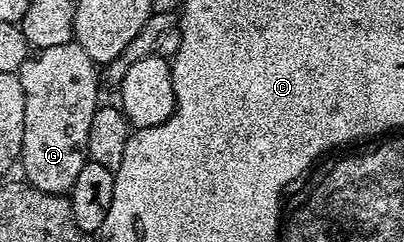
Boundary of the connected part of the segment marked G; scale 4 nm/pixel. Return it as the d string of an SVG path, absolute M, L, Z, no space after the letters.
M76 41L67 45L51 45L51 49L34 50L23 61L19 72L23 81L23 149L19 160L20 170L25 170L24 182L45 193L65 195L73 190L75 177L87 161L87 133L91 133L91 117L95 117L99 100L97 100L97 79L99 83L98 64L83 53Z

